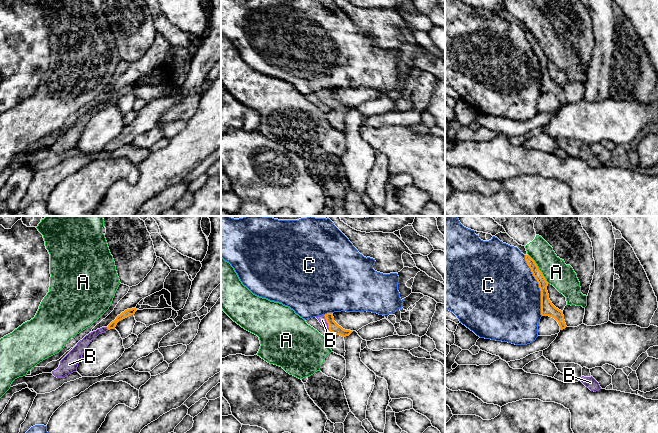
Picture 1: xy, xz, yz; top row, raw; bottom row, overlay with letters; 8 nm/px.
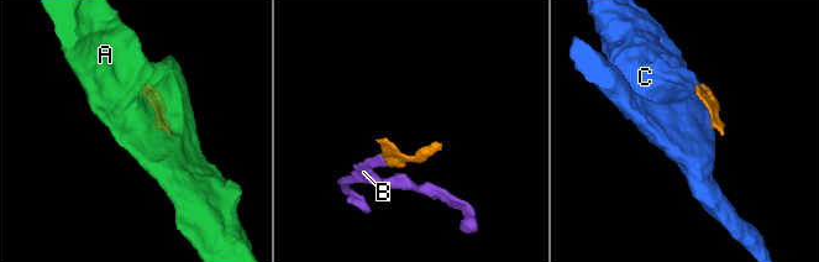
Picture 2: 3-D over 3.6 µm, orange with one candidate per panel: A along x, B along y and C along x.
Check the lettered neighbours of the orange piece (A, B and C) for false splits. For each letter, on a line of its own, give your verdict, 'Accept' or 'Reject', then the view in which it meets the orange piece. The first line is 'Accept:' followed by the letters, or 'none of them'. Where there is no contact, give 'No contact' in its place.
Accept: B
A: Reject. Touches orange in yz
B: Accept. Touches orange in xz
C: Reject. Touches orange in yz

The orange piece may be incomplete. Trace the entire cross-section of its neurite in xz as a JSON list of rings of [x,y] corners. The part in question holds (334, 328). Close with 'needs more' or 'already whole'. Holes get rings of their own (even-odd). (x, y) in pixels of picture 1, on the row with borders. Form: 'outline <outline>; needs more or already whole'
outline [[[327,313],[322,316],[316,317],[322,326],[328,329],[331,333],[340,335],[342,337],[349,336],[353,331],[345,330],[339,326],[335,321],[332,313]]]; needs more

